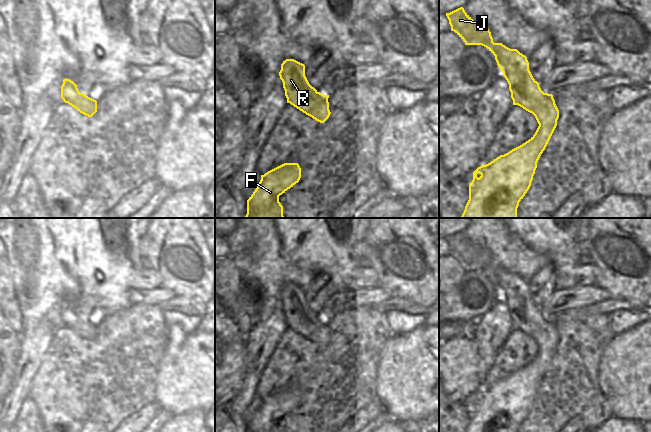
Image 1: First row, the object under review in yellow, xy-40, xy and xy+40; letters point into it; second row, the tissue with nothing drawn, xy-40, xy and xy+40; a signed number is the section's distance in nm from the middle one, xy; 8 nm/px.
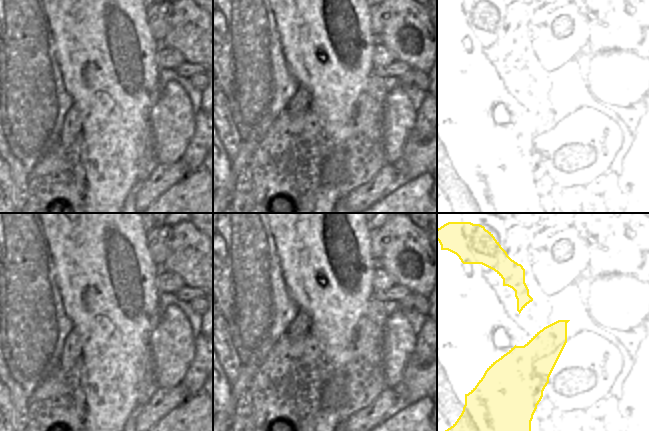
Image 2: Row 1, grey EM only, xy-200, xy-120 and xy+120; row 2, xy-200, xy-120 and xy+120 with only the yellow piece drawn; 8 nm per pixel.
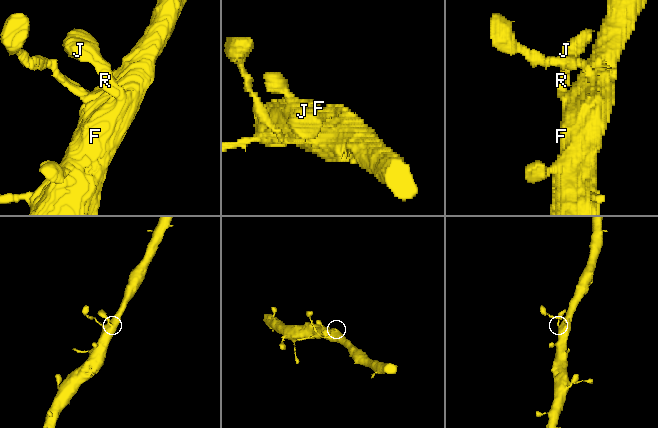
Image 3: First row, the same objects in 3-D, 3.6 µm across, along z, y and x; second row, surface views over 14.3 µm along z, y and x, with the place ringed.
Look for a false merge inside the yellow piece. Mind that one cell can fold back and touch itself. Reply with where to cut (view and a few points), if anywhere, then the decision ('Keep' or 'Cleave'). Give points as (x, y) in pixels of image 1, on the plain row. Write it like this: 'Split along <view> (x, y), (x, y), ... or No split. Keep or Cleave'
No split. Keep

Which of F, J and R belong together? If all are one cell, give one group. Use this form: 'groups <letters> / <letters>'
groups F J R

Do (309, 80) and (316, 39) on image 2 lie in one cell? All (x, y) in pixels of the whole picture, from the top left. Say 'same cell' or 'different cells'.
same cell

